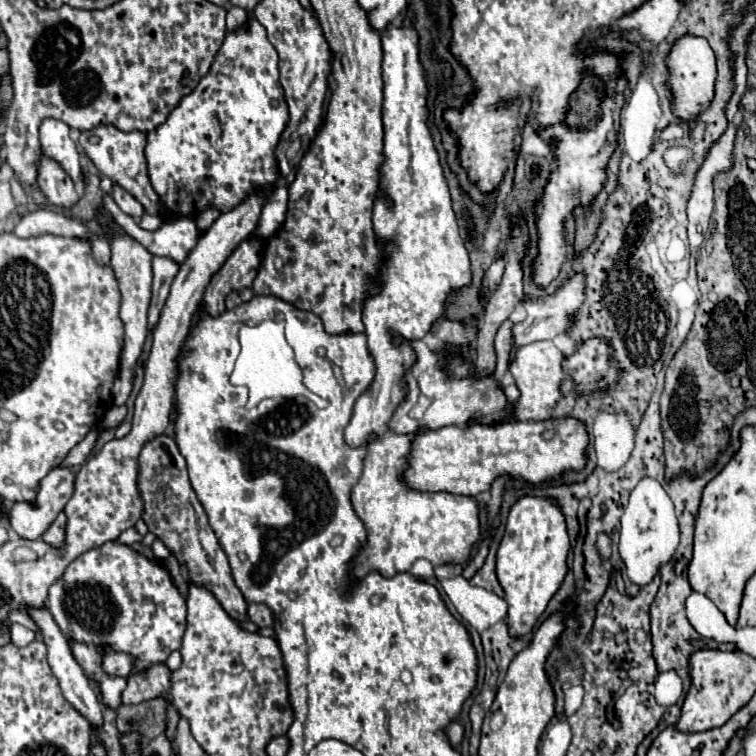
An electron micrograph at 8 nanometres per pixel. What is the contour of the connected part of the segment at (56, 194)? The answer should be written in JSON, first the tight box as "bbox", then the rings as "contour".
{"bbox":[38,156,80,208],"contour":[[[42,156],[38,162],[38,172],[40,172],[38,174],[40,190],[44,192],[50,204],[60,208],[72,208],[80,200],[80,194],[76,192],[74,182],[54,160]]]}

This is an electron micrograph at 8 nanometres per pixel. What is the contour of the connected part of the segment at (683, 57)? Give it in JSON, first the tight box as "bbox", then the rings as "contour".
{"bbox":[666,34,716,122],"contour":[[[684,34],[682,38],[674,40],[668,56],[666,56],[666,70],[668,70],[668,90],[672,94],[672,114],[682,122],[694,122],[700,112],[704,112],[712,98],[714,98],[714,82],[716,82],[716,56],[710,48],[706,38]]]}

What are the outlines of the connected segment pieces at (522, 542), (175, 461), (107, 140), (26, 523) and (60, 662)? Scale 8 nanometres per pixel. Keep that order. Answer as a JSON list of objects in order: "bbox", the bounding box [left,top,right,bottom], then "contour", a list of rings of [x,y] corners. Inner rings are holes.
[{"bbox":[496,496,570,638],"contour":[[[524,496],[512,506],[496,558],[496,574],[508,602],[506,624],[512,638],[524,638],[530,634],[538,618],[544,614],[566,576],[568,550],[570,540],[566,522],[554,500]]]},{"bbox":[138,432,248,620],"contour":[[[168,432],[148,440],[142,446],[138,456],[138,496],[142,496],[144,502],[142,520],[146,522],[148,530],[164,542],[172,556],[176,556],[180,568],[188,576],[188,582],[194,580],[194,584],[206,584],[206,588],[210,588],[210,592],[234,620],[248,620],[248,604],[230,576],[226,554],[222,552],[222,546],[206,520],[200,500],[194,496],[194,488],[190,488],[186,460],[182,460],[178,446]]]},{"bbox":[78,124,162,216],"contour":[[[104,124],[104,126],[96,126],[92,130],[82,132],[78,142],[84,148],[86,156],[90,156],[90,160],[94,162],[94,166],[98,168],[98,172],[102,176],[108,176],[114,184],[122,186],[136,200],[140,200],[148,214],[154,214],[154,216],[162,214],[162,204],[160,204],[156,192],[150,188],[150,178],[148,178],[148,172],[146,172],[146,158],[144,158],[146,134],[144,132],[122,132],[120,128],[114,128],[112,124]],[[90,136],[98,136],[100,142],[92,144],[88,140]]]},{"bbox":[8,468,74,540],"contour":[[[54,468],[48,472],[46,478],[40,480],[38,492],[36,492],[36,502],[14,502],[12,508],[8,510],[8,526],[26,540],[40,540],[46,528],[56,520],[56,516],[62,512],[70,496],[74,494],[74,472],[70,468]]]},{"bbox":[28,608,102,728],"contour":[[[28,608],[28,614],[34,618],[34,622],[40,626],[42,630],[42,640],[44,644],[48,646],[48,662],[50,662],[50,668],[54,672],[54,676],[60,680],[60,688],[62,688],[62,694],[64,698],[88,720],[88,724],[92,728],[100,728],[102,726],[102,704],[98,702],[98,696],[96,696],[96,690],[94,686],[88,682],[86,674],[82,672],[82,668],[78,666],[78,662],[74,660],[72,652],[70,652],[70,646],[66,642],[66,638],[62,636],[58,624],[54,624],[54,618],[50,616],[50,612],[46,608]]]}]

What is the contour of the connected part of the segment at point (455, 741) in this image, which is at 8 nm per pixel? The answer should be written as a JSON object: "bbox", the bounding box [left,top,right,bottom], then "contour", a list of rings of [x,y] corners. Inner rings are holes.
{"bbox":[448,720,464,746],"contour":[[[456,720],[456,722],[452,722],[450,726],[448,726],[448,738],[450,738],[450,742],[452,742],[452,746],[458,746],[460,742],[462,742],[462,738],[464,738],[464,726]]]}

